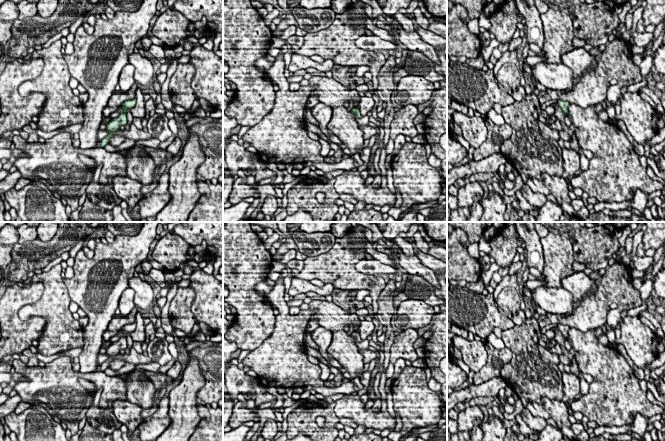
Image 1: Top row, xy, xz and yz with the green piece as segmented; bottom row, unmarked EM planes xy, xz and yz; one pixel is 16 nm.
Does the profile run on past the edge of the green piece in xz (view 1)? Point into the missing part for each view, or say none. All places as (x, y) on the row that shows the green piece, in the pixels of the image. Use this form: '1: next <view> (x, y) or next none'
1: next xz (363, 120)

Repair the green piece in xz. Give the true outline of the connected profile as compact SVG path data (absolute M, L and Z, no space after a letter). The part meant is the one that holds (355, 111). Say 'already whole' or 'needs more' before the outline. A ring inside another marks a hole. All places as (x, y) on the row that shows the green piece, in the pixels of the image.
needs more; M353 108L351 113L355 115L355 120L359 125L368 125L369 123L369 116L362 116L360 114L359 108Z

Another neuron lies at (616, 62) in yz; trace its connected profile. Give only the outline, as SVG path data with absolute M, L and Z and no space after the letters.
M621 38L608 41L601 57L597 58L594 66L582 75L571 91L539 91L537 98L540 105L548 100L562 100L586 108L606 100L607 84L612 79L616 79L621 88L641 82L640 67L632 60L630 45L630 42L624 42Z

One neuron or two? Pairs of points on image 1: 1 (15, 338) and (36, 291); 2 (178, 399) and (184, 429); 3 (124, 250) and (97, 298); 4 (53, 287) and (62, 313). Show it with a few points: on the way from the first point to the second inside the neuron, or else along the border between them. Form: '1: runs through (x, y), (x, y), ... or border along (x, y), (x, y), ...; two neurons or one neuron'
1: runs through (13, 325), (13, 309), (23, 299); one neuron
2: runs through (182, 406), (184, 422); one neuron
3: runs through (116, 262), (97, 286); one neuron
4: runs through (55, 293), (56, 307); one neuron

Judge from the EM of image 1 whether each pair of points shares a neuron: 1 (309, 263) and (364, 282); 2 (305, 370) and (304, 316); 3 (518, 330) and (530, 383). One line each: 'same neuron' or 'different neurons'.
1: same neuron
2: same neuron
3: same neuron

